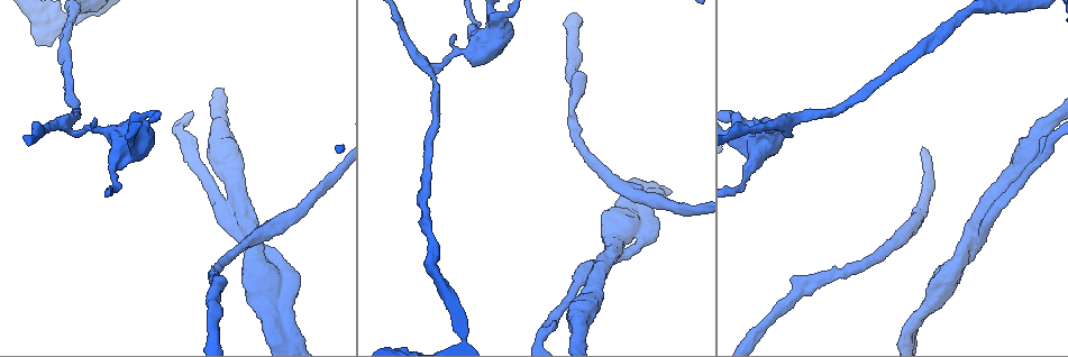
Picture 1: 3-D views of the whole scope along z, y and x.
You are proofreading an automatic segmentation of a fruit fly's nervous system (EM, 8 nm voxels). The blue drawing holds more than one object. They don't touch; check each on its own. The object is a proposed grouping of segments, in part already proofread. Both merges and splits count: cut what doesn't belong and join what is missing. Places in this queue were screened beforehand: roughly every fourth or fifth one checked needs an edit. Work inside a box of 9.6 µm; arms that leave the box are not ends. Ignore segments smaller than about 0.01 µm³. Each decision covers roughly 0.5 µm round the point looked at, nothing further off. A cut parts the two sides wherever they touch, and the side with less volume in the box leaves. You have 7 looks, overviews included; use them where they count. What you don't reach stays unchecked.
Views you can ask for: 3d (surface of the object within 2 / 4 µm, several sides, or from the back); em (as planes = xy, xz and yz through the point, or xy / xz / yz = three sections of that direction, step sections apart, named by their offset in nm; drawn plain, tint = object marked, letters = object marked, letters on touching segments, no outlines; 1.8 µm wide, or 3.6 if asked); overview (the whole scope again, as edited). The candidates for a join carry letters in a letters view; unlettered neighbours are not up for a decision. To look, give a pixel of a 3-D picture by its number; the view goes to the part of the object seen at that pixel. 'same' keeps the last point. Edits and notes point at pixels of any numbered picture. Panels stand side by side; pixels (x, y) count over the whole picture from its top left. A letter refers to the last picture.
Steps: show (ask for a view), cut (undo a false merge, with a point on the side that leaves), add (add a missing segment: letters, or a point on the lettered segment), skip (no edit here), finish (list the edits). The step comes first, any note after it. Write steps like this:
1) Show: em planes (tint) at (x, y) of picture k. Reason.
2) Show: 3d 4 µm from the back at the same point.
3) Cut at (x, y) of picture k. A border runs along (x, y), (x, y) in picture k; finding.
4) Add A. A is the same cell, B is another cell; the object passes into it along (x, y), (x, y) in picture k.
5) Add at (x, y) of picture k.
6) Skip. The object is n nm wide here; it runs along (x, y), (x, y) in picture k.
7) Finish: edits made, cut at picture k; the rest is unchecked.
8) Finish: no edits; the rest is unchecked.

Show: em 3.6 µm planes (letters) at (497, 33) of picture 1. Thick turns thin.

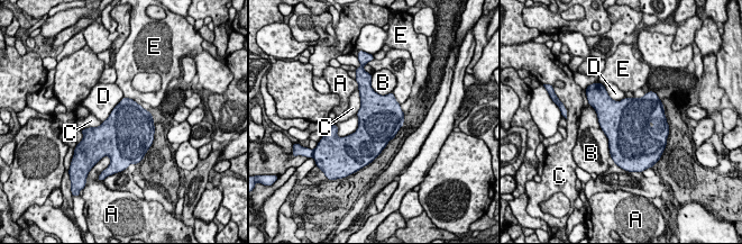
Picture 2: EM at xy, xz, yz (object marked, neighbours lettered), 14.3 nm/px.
Skip. A, B, C, D and E are other cells; a border runs along (604, 86), (615, 100), (634, 97) in picture 2; all the same neuron.

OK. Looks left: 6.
Show: 3d 2 µm from the back at (629, 200) of picture 1. A fork.

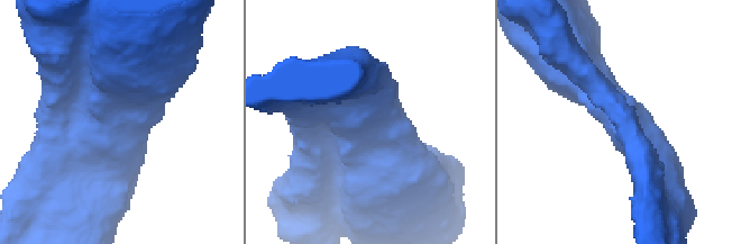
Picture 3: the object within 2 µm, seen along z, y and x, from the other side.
Show: em yz step 4 (letters) at (114, 130) of picture 3. Shape alone is not enough.

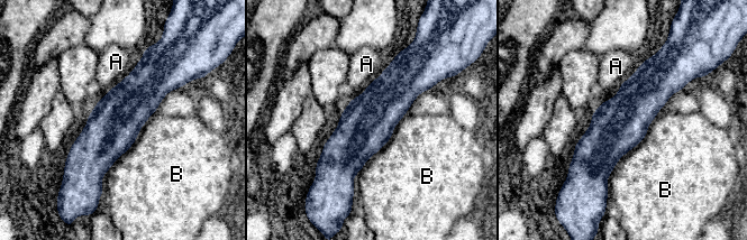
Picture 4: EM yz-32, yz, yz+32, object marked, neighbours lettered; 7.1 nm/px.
Show: em planes (letters) at the same point. Cut it another way.

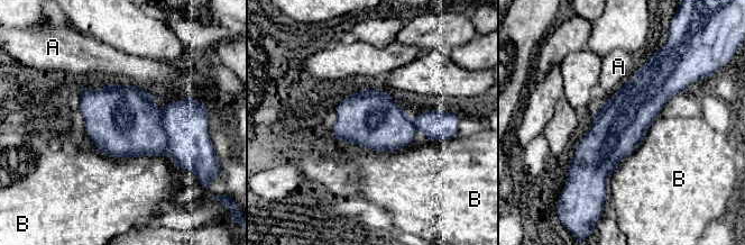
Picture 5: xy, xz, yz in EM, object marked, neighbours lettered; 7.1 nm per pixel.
Skip. The object is 380 nm wide here; the longest contact is with B, 480 nm; A and B are other cells; continuous, no second neuron.

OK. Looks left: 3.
Show: em planes (letters) at (629, 254) of picture 1. Closes a loop.

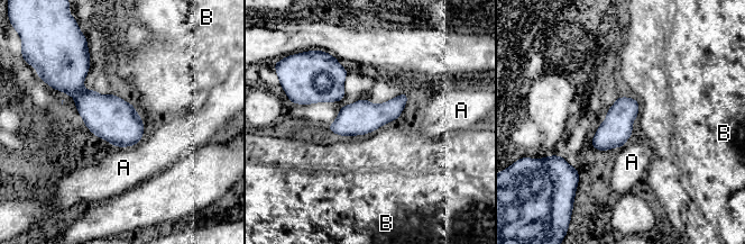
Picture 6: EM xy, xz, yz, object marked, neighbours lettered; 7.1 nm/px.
Skip. A and B are other cells; a border runs along (636, 98), (638, 106), (637, 116) in picture 6; all the same neuron.

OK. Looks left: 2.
Finish: no edits; the rest is unchecked.

